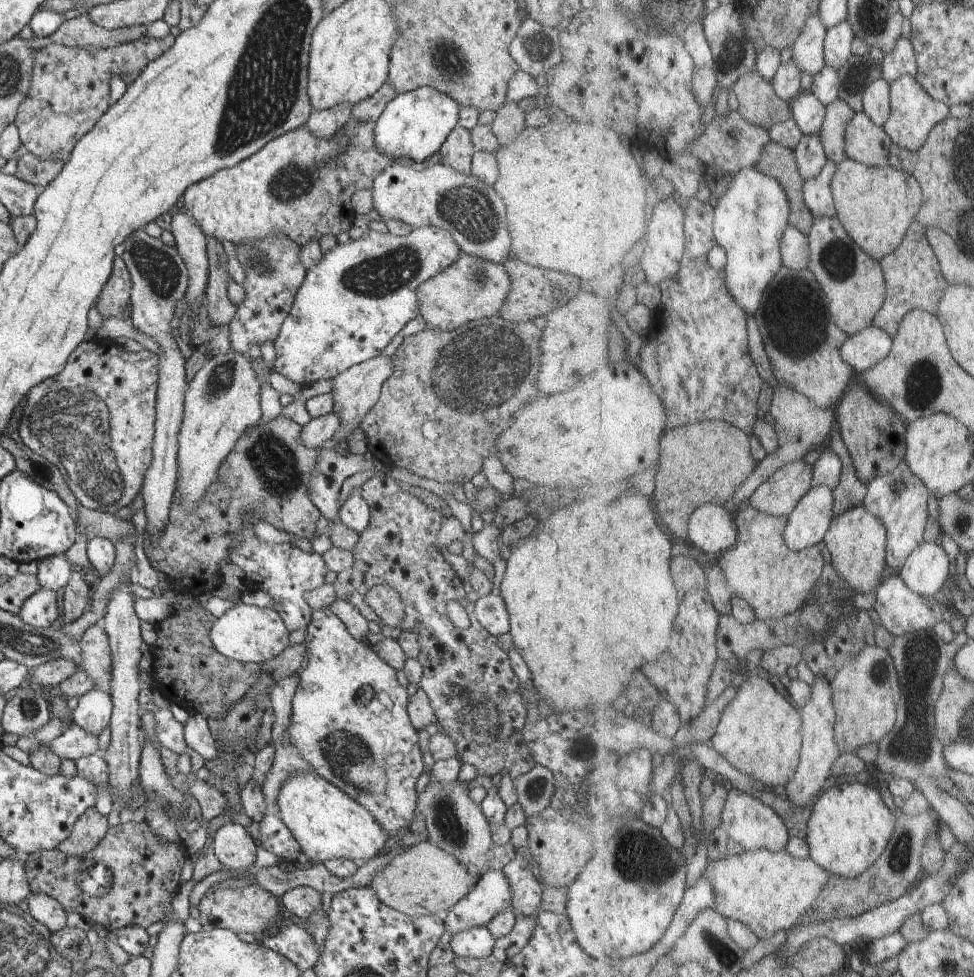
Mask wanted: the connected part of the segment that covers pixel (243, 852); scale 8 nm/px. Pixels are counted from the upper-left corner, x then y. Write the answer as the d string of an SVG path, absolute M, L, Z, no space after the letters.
M226 823L213 834L214 854L222 866L232 870L250 867L256 858L256 848L255 840L239 823Z

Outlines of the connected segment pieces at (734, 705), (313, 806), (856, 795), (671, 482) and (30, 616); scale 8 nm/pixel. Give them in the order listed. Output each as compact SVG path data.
M750 673L738 696L723 712L714 746L736 768L770 788L785 787L796 776L805 747L805 712L798 710L770 680Z
M298 772L290 776L280 788L278 809L278 816L288 826L310 863L324 863L338 857L360 864L377 857L386 848L389 835L382 830L376 818L344 790L318 773Z
M858 781L830 784L814 807L807 838L812 857L830 872L848 878L862 876L880 860L898 826L899 818L886 804L880 790Z
M718 420L668 430L662 442L666 454L658 474L658 500L654 497L654 501L663 522L677 536L690 541L691 518L698 508L708 503L727 506L756 472L760 461L753 452L753 438L754 433L748 434L734 424Z
M40 587L38 592L26 599L17 615L27 625L36 628L50 628L60 616L56 593Z

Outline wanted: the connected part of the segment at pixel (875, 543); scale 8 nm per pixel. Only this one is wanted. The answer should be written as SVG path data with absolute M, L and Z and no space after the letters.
M864 504L844 516L837 516L824 541L832 552L834 566L855 593L879 594L880 587L887 581L883 572L889 566L889 526L883 518Z

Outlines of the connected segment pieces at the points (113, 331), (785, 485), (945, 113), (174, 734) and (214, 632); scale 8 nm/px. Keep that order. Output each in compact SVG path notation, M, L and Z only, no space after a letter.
M107 315L106 318L102 319L102 325L97 329L96 334L102 341L113 340L124 336L131 338L141 343L146 349L156 353L158 356L164 354L164 350L158 346L157 342L154 342L150 337L143 335L141 330L134 330L134 326L129 321L113 315Z
M797 460L778 472L765 482L751 498L750 503L770 514L790 516L802 500L814 488L816 466Z
M906 75L898 82L893 82L893 116L885 127L900 146L910 150L922 150L928 144L936 126L952 116L952 107L934 98L917 77Z
M153 691L152 696L153 702L158 706L154 720L156 720L156 736L160 740L160 745L174 754L186 753L187 744L182 723L176 720L168 708L168 700L159 691Z
M241 602L216 619L210 633L210 640L215 650L227 659L262 665L292 644L288 640L288 635L289 630L283 618L274 609L245 605Z

